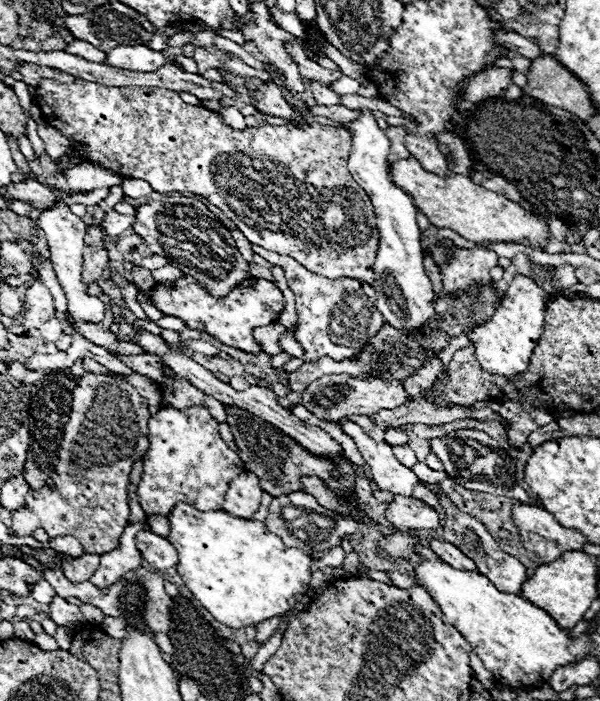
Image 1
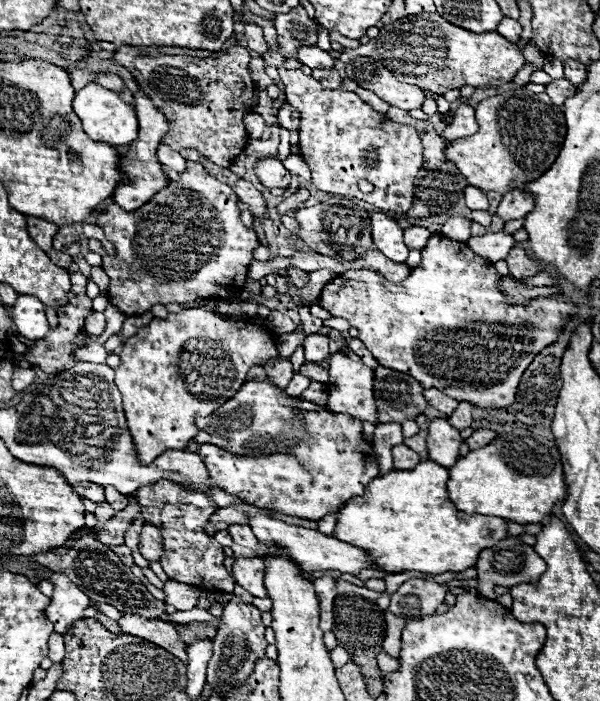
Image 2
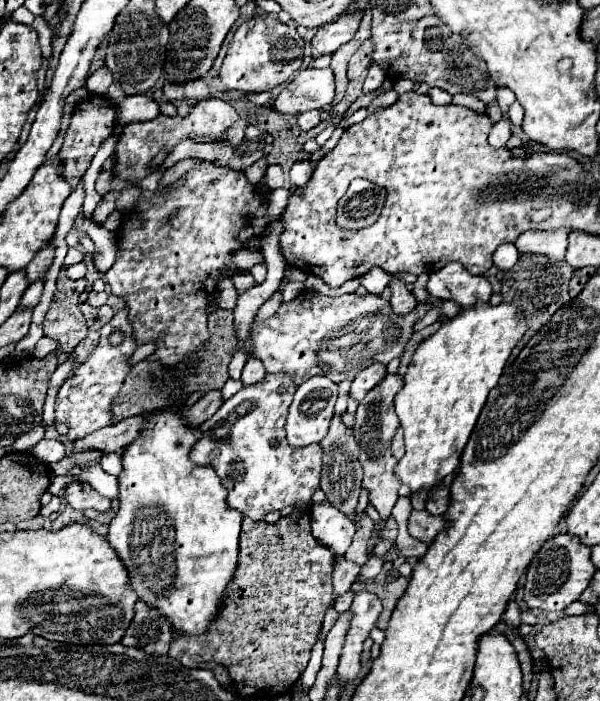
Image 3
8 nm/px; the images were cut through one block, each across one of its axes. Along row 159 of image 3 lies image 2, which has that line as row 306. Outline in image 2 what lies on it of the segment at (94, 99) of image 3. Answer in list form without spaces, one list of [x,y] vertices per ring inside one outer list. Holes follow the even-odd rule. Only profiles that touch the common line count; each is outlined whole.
[[[74,272],[74,274],[72,274],[72,288],[70,288],[70,292],[68,292],[68,300],[70,300],[70,302],[58,308],[58,320],[60,320],[58,326],[48,332],[48,338],[38,340],[38,342],[36,342],[34,346],[30,346],[28,352],[26,352],[26,358],[32,362],[32,366],[40,366],[40,368],[42,368],[44,372],[48,372],[48,374],[58,374],[58,372],[62,372],[62,370],[72,368],[76,362],[80,362],[80,360],[76,360],[76,358],[72,356],[72,352],[78,350],[78,348],[82,348],[82,346],[76,346],[74,340],[82,334],[86,316],[92,314],[92,298],[88,298],[88,294],[86,294],[86,282],[88,282],[88,278],[86,278],[82,272]]]

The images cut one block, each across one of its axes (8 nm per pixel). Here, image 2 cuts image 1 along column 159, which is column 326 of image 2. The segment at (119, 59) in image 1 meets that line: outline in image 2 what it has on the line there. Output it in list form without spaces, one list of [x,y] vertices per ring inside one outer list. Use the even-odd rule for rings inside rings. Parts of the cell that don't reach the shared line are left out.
[[[302,46],[298,50],[298,60],[310,68],[334,68],[336,62],[326,50],[320,50],[318,46]]]

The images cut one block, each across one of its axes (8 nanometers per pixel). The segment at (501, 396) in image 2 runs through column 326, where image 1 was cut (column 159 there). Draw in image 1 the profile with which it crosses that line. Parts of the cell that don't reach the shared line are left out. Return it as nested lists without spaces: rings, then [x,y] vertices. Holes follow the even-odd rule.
[[[184,276],[178,278],[174,284],[156,284],[150,290],[152,306],[168,316],[176,316],[184,320],[184,324],[192,330],[200,330],[210,334],[214,340],[220,340],[224,346],[242,350],[246,354],[262,352],[262,346],[252,338],[252,330],[256,326],[270,326],[278,322],[278,316],[284,308],[282,292],[268,280],[262,278],[248,278],[238,288],[234,288],[226,298],[212,298],[208,296],[194,278]]]

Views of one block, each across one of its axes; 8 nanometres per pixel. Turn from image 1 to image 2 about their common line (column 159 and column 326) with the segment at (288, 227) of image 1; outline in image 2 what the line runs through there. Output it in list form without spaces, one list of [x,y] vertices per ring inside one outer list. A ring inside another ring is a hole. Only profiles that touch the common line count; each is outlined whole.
[[[278,68],[278,72],[286,86],[286,102],[300,112],[300,154],[310,166],[312,184],[322,192],[360,198],[382,210],[392,210],[398,214],[408,212],[414,202],[414,180],[424,162],[422,142],[416,130],[406,124],[394,124],[386,116],[380,116],[376,110],[372,110],[372,106],[368,106],[350,90],[328,90],[312,76],[306,76],[302,70]],[[360,180],[370,180],[374,190],[370,194],[362,194],[358,188]]]

